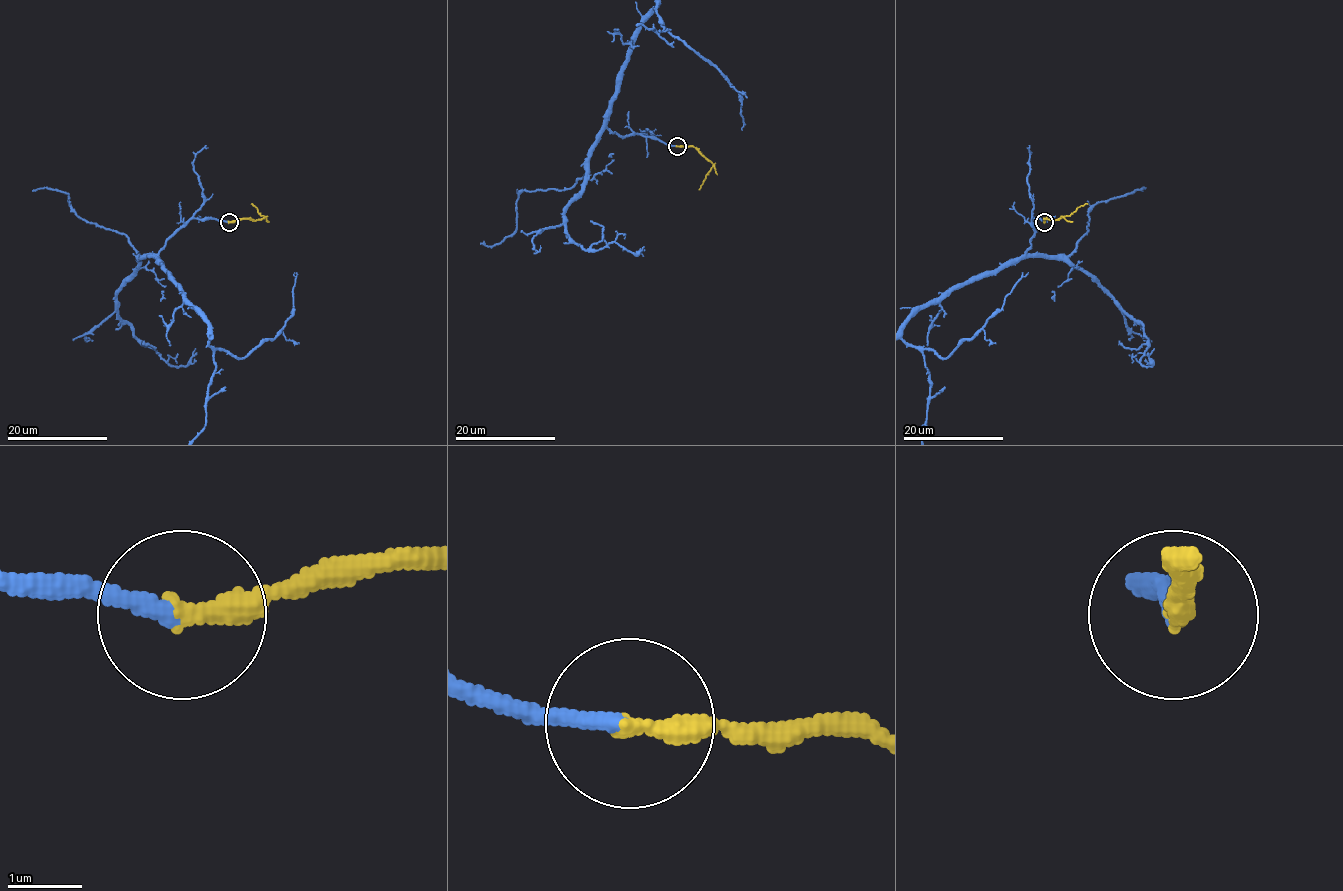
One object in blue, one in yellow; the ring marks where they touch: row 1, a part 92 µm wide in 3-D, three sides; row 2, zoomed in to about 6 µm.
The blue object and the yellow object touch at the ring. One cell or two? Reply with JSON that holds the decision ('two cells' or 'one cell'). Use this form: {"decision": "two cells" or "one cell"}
{"decision": "one cell"}

